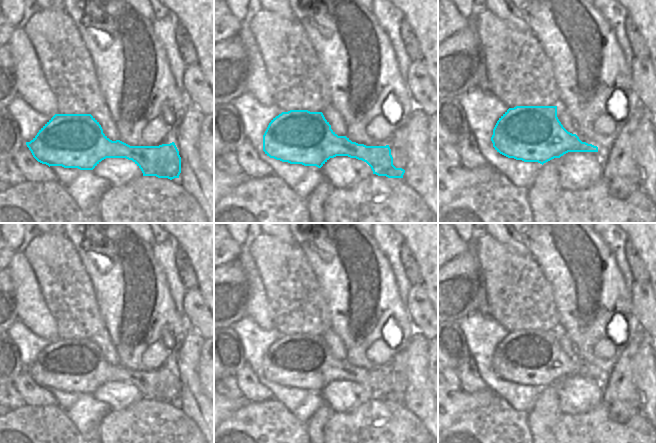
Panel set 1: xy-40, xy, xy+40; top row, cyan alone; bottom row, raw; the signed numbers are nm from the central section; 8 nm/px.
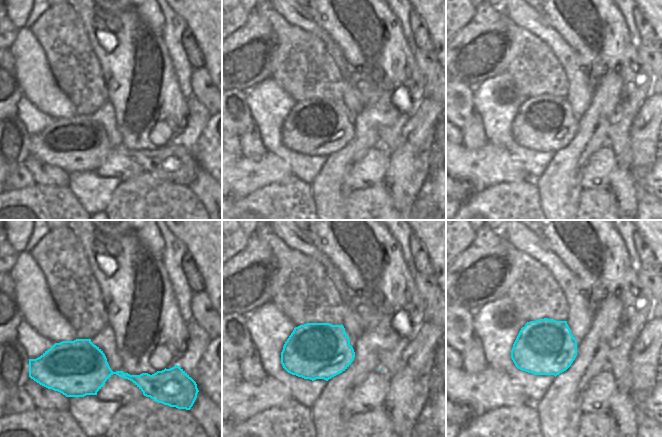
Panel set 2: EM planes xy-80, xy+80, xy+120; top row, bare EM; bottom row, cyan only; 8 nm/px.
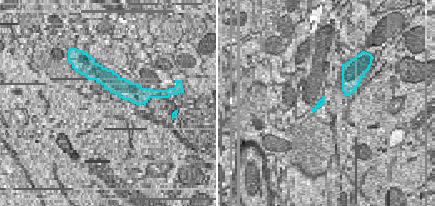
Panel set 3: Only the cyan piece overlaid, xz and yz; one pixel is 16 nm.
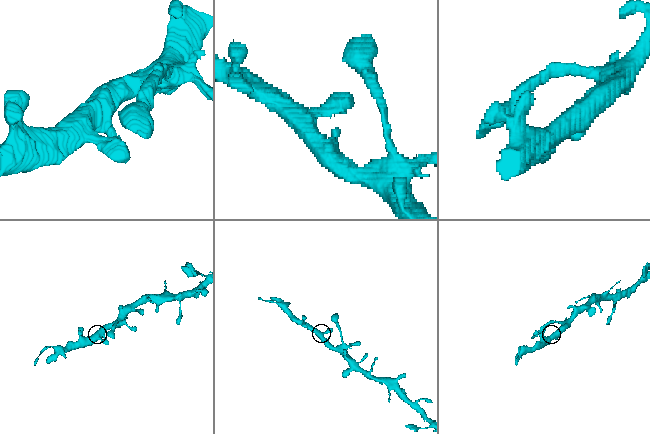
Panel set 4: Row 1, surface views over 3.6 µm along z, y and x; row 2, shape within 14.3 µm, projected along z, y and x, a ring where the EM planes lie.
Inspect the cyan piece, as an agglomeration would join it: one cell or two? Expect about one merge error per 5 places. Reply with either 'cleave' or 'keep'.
keep

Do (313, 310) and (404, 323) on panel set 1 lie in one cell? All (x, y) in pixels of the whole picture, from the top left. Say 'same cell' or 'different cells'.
different cells

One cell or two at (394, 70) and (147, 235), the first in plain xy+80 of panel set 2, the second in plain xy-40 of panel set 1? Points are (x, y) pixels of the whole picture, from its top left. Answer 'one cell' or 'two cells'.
two cells

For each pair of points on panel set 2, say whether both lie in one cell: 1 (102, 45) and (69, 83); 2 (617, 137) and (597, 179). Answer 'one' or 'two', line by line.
1: two
2: two

